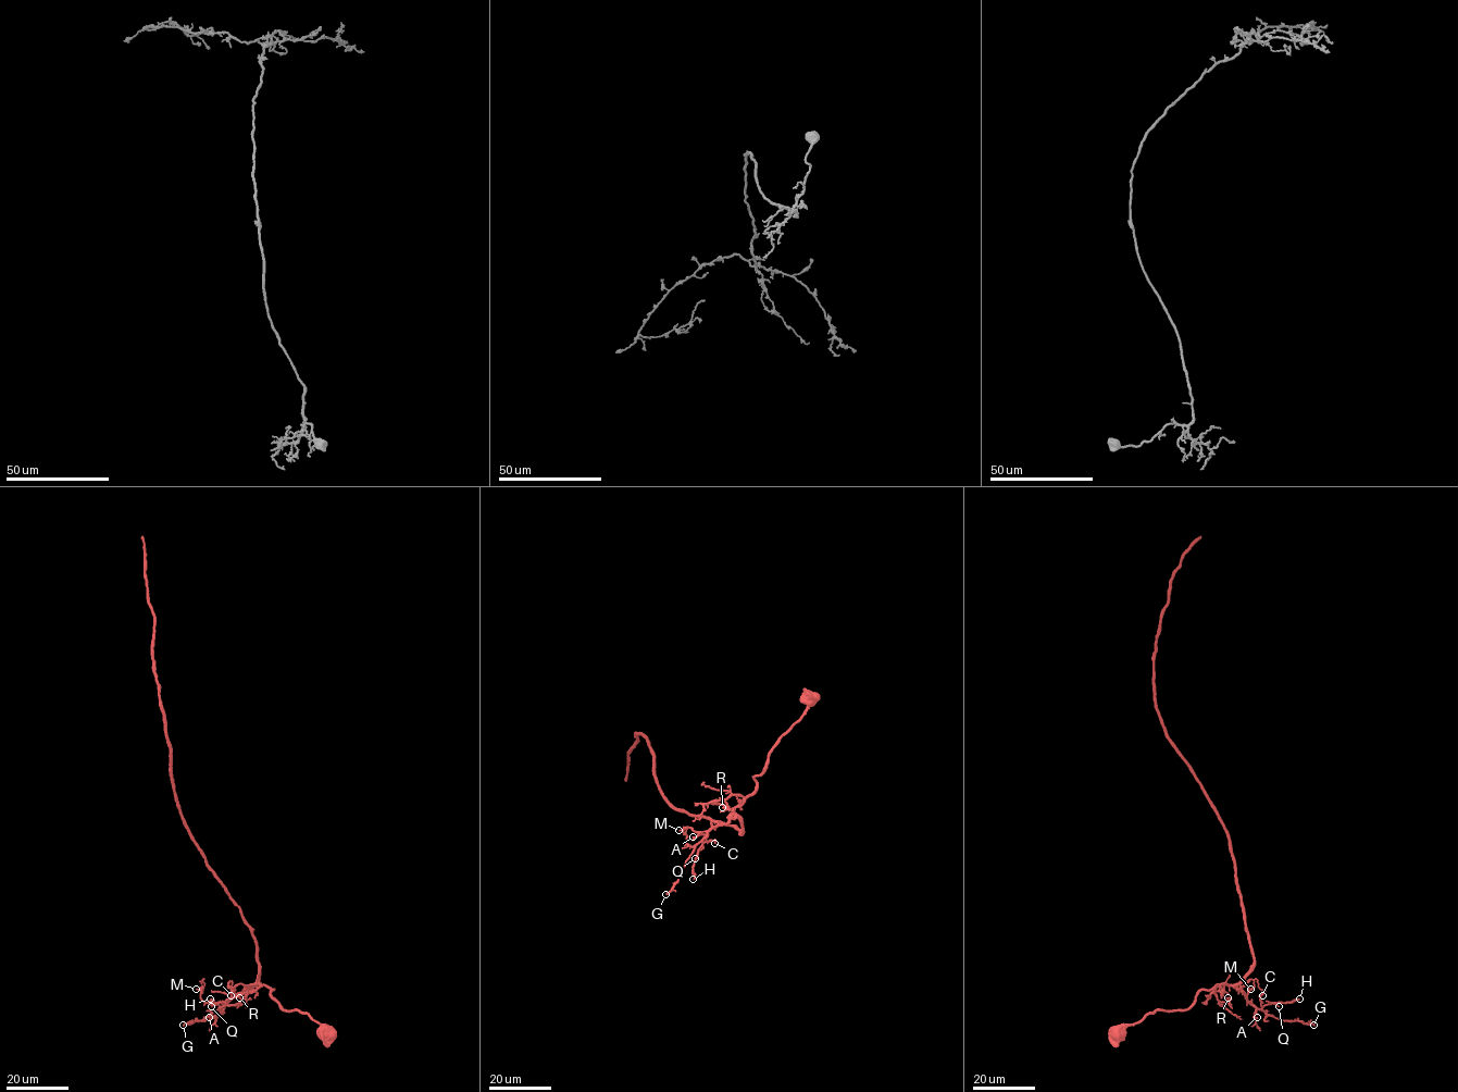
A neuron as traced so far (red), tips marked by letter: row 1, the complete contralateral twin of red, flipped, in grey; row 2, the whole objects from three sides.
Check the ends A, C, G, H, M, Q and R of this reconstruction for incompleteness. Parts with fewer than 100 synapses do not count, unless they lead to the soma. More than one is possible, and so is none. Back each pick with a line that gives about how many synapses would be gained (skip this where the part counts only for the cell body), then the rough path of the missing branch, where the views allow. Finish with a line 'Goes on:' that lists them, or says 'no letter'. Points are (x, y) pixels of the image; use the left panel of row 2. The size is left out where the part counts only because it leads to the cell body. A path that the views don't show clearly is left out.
Goes on: no letter

